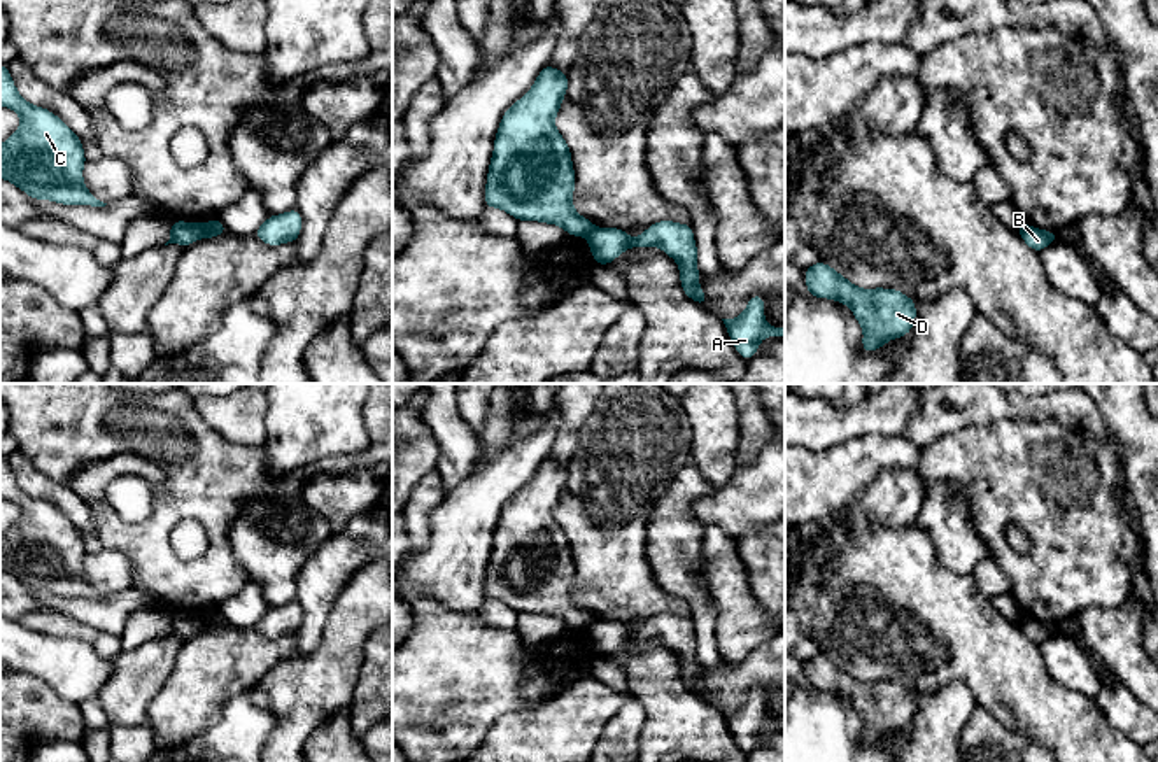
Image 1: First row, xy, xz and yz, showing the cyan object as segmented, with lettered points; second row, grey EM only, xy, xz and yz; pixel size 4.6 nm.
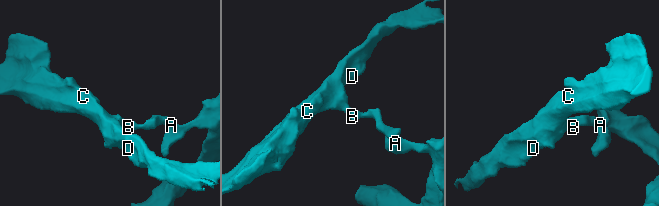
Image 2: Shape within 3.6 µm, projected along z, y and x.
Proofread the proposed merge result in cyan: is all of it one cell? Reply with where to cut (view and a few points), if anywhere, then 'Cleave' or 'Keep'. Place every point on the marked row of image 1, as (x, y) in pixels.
Split along xy (205, 225), (198, 237). Cleave

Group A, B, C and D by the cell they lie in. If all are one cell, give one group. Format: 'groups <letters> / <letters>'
groups A B / C D

